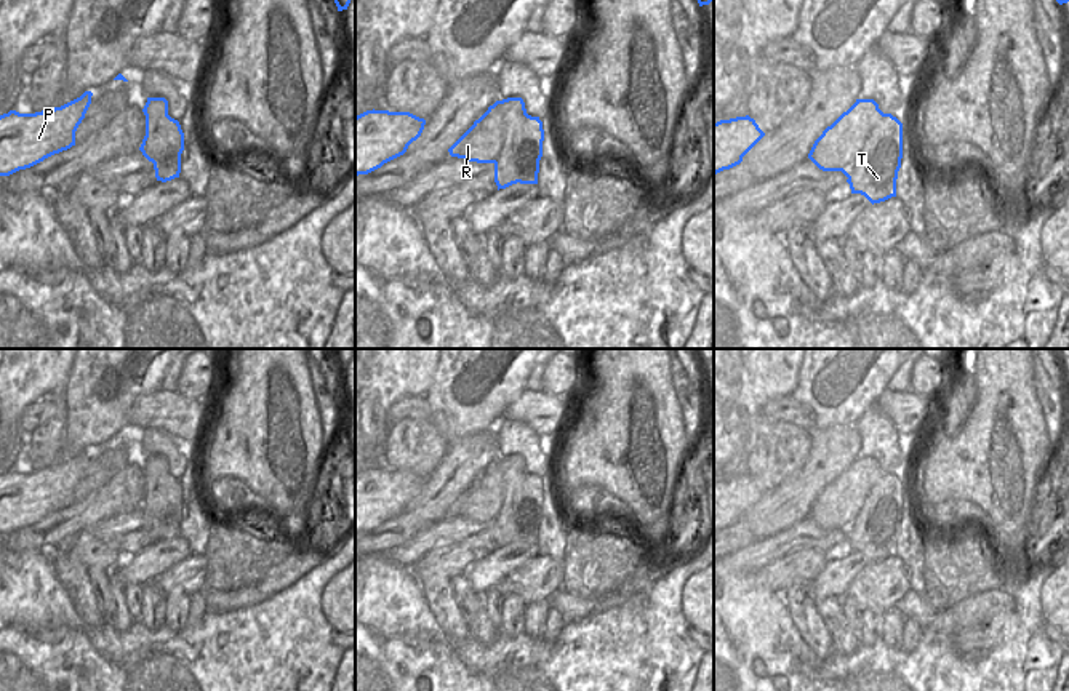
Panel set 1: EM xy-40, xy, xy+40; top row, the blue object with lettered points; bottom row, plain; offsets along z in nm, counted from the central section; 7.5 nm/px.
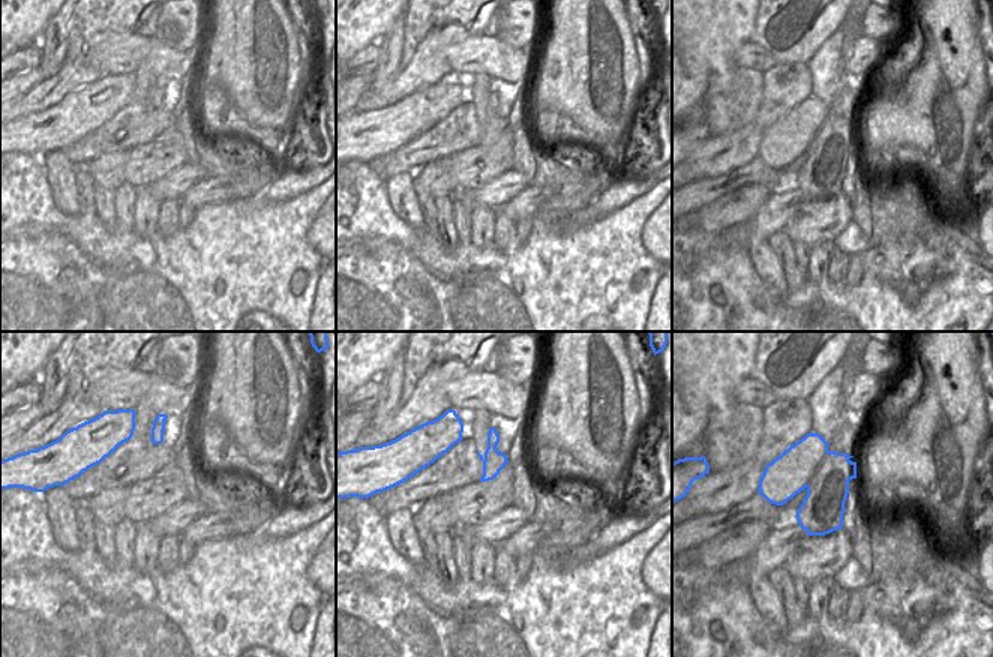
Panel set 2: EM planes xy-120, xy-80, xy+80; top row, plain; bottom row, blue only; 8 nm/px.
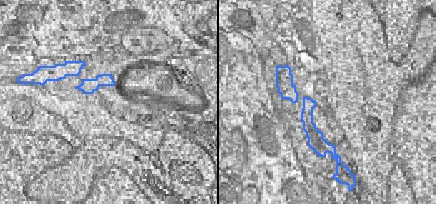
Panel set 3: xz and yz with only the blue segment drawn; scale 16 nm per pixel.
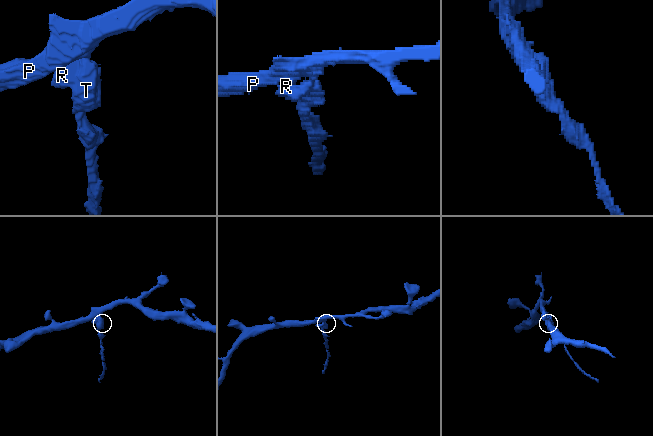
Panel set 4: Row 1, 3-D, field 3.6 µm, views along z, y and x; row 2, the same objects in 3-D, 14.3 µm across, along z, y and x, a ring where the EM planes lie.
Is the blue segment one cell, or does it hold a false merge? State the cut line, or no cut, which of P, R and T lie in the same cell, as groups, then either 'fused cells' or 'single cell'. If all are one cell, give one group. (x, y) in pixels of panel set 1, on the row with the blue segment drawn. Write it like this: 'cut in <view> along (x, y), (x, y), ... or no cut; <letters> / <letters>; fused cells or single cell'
cut in xy+40 along (884, 114), (874, 125), (847, 176); P R / T; fused cells

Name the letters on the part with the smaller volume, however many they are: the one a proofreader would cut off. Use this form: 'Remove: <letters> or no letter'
Remove: T

